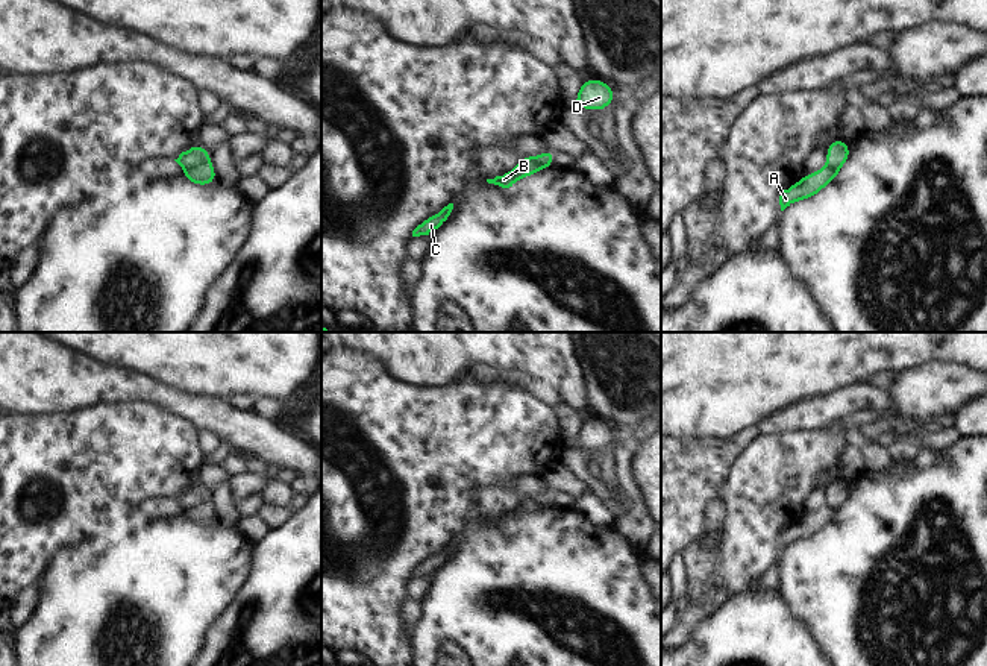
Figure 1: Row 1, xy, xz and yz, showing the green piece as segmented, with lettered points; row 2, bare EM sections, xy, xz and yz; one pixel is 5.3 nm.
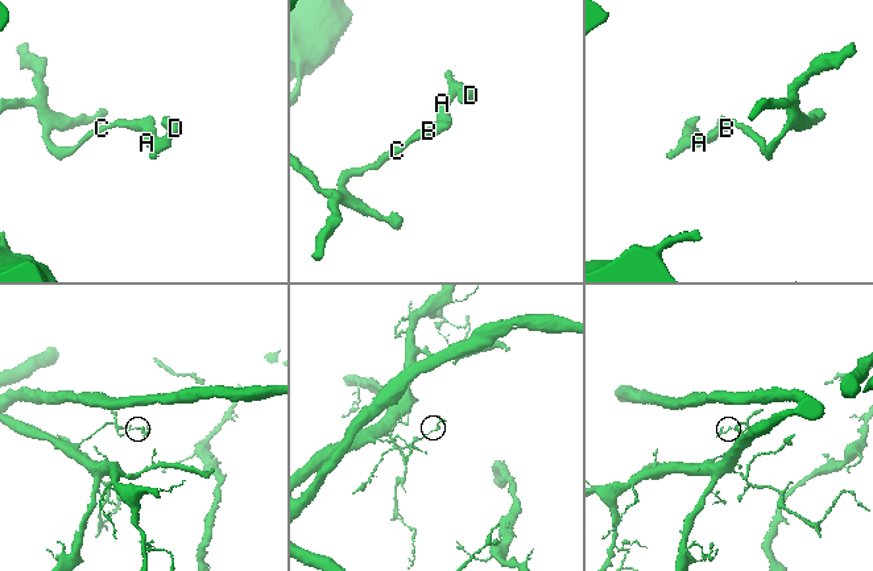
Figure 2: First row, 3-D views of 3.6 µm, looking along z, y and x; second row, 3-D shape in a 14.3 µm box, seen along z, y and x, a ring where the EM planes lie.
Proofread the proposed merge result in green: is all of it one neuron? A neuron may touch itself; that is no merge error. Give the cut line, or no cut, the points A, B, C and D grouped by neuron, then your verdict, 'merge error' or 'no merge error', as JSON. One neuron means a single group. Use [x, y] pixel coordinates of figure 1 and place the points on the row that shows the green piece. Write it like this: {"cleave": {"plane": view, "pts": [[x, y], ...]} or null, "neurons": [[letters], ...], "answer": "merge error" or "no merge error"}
{"cleave": {"plane": "xy", "pts": [[209, 160], [184, 170]]}, "neurons": [["A", "D"], ["B", "C"]], "answer": "merge error"}

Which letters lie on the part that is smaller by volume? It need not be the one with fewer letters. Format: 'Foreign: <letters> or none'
Foreign: A, D

